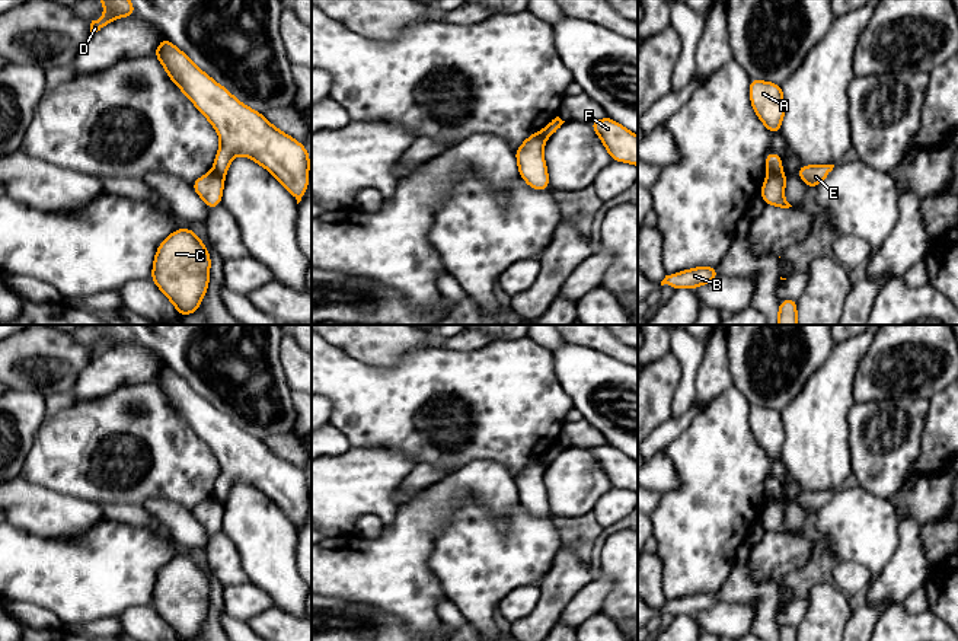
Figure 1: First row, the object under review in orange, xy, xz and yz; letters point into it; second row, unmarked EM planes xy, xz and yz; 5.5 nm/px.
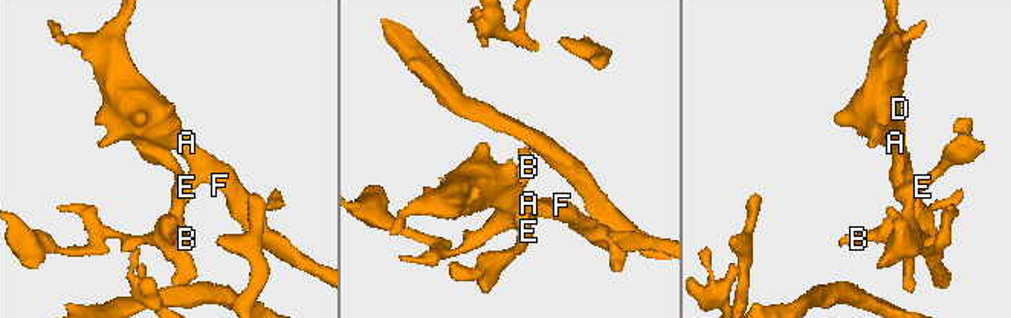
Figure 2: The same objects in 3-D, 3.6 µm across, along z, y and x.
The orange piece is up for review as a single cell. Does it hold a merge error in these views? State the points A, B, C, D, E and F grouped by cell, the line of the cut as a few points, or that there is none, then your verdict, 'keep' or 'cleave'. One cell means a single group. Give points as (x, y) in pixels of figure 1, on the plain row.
A D F / B C E | yz (779, 496), (768, 501) | cleave

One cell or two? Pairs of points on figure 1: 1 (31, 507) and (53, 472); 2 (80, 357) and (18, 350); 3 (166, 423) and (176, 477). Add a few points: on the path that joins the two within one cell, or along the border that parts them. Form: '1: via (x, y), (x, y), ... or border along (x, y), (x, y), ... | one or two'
1: border along (21, 477), (47, 488), (77, 496) | two
2: via (64, 357), (47, 357), (34, 353) | one
3: via (166, 436), (166, 458), (172, 463) | one

